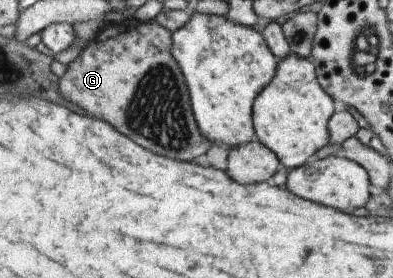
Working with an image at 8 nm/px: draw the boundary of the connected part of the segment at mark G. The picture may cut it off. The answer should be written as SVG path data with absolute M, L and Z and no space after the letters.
M124 19L120 23L106 23L101 31L85 45L76 59L66 65L66 72L58 79L58 92L66 101L76 103L82 111L92 113L98 119L110 123L122 135L128 135L140 147L180 161L192 161L198 155L206 153L208 145L198 132L192 119L188 91L182 79L178 63L171 55L170 31L152 21L138 22L134 19Z

